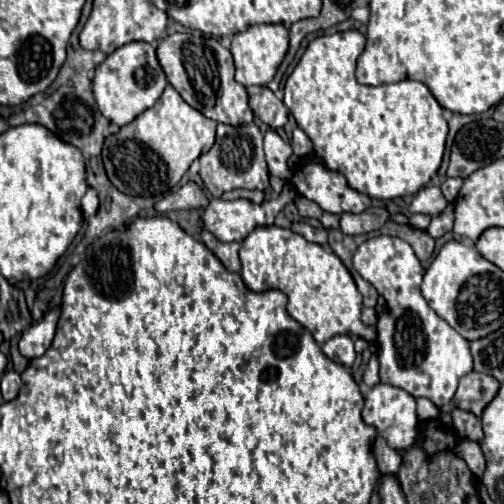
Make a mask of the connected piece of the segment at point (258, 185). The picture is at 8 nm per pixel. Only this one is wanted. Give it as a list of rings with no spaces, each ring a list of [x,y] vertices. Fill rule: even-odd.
[[[217,124],[217,140],[213,148],[199,156],[201,162],[201,180],[205,188],[215,196],[221,198],[223,192],[233,188],[247,188],[247,190],[265,190],[269,186],[269,170],[263,154],[263,134],[257,124],[245,126],[227,126]]]

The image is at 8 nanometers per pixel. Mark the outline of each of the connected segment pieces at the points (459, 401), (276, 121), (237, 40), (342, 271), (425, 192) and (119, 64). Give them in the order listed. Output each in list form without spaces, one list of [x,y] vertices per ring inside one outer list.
[[[473,370],[461,378],[453,402],[457,408],[473,412],[477,418],[481,418],[483,410],[491,404],[491,400],[499,392],[499,386],[501,384],[489,374],[479,374]]]
[[[263,88],[259,94],[251,96],[249,98],[249,106],[253,110],[253,114],[265,122],[267,126],[271,126],[273,130],[279,128],[279,126],[285,126],[287,122],[287,108],[285,104],[269,90],[269,88]]]
[[[255,24],[245,32],[235,34],[231,42],[231,54],[235,58],[237,68],[235,80],[243,86],[267,86],[273,80],[287,50],[289,50],[289,32],[283,24]]]
[[[259,226],[241,242],[241,278],[253,292],[277,288],[289,296],[289,314],[307,328],[317,344],[327,342],[337,334],[355,334],[375,341],[377,327],[361,322],[361,294],[351,272],[327,248],[307,242],[303,236],[279,228]]]
[[[431,186],[431,188],[423,188],[413,196],[413,202],[409,206],[411,214],[425,214],[425,216],[439,216],[445,208],[449,206],[449,202],[445,200],[445,196],[441,194],[439,188]]]
[[[129,42],[127,46],[121,46],[113,54],[109,54],[105,62],[95,68],[93,96],[101,114],[107,120],[117,126],[125,126],[133,122],[139,114],[143,114],[147,108],[151,108],[163,94],[167,84],[169,82],[163,74],[163,68],[159,66],[155,48],[147,42]]]

